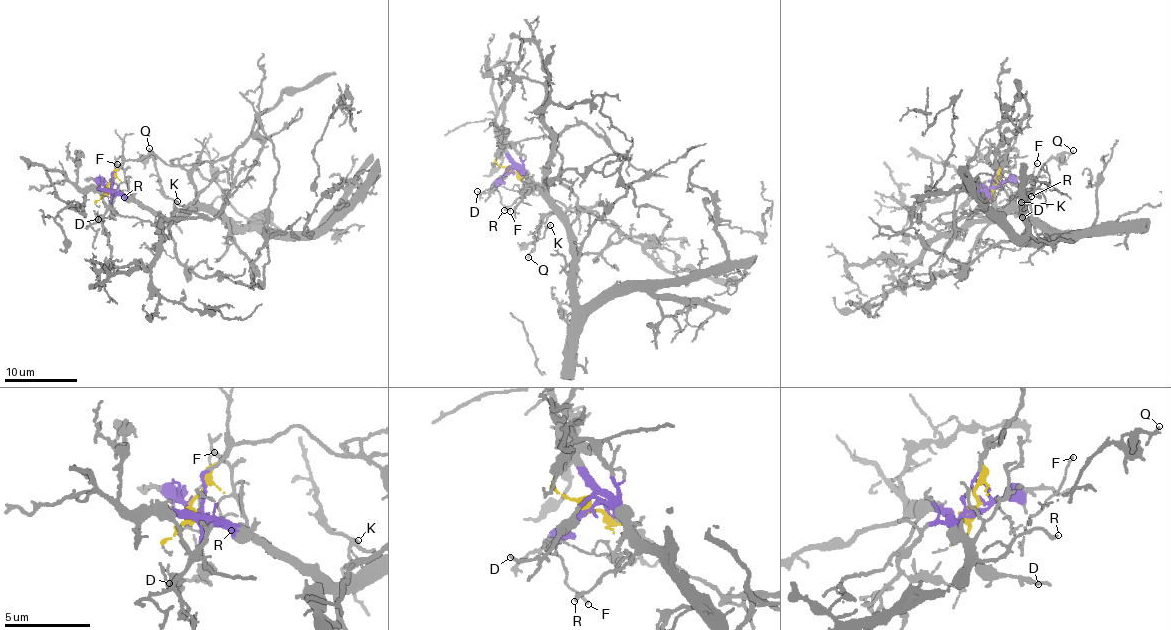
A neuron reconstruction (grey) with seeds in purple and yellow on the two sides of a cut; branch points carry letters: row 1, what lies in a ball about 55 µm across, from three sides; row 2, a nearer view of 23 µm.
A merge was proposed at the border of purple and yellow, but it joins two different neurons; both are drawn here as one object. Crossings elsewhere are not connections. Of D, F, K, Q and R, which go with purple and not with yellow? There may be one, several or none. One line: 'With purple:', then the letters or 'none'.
With purple: D, K, Q, R

